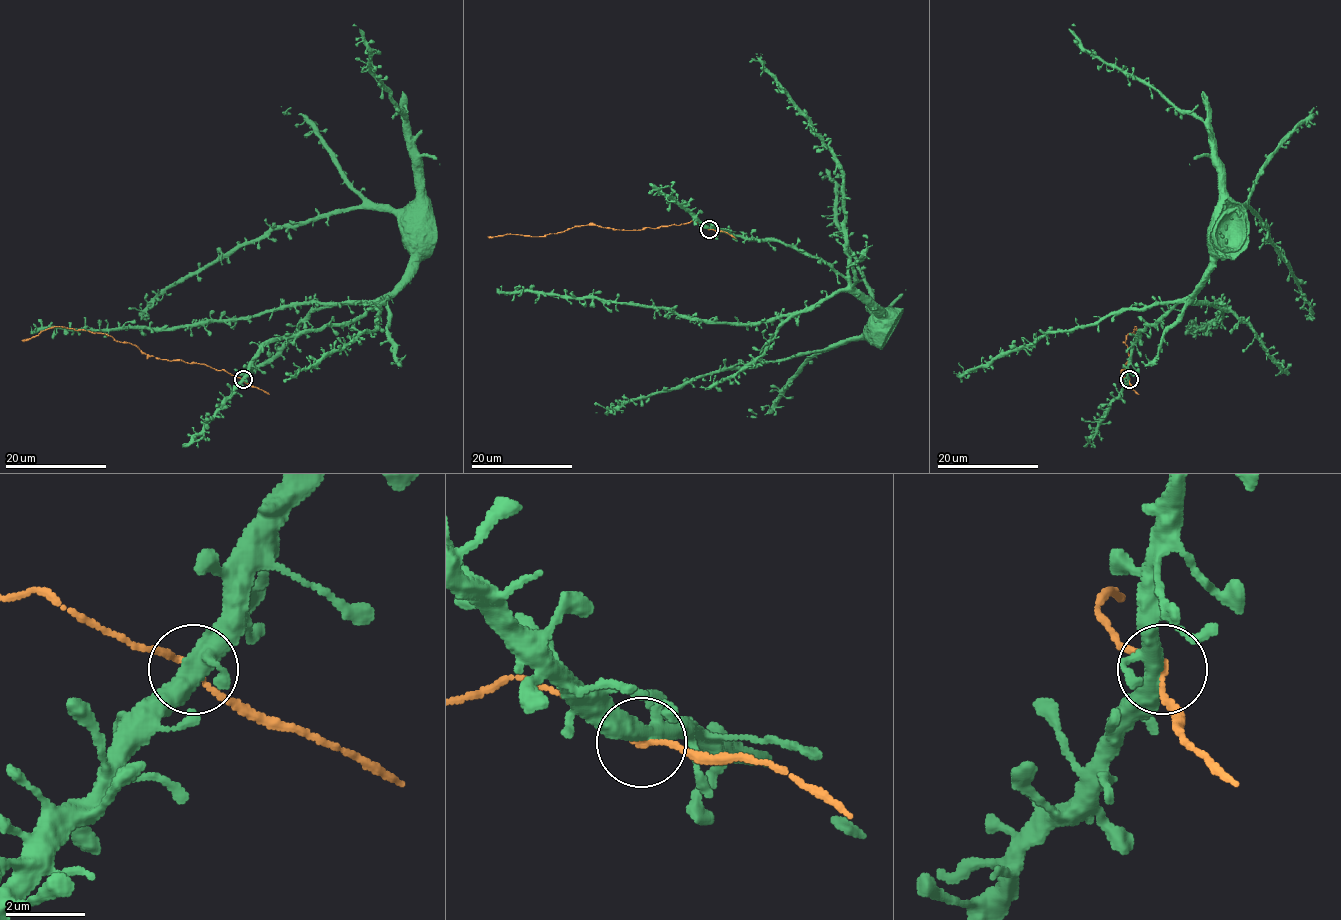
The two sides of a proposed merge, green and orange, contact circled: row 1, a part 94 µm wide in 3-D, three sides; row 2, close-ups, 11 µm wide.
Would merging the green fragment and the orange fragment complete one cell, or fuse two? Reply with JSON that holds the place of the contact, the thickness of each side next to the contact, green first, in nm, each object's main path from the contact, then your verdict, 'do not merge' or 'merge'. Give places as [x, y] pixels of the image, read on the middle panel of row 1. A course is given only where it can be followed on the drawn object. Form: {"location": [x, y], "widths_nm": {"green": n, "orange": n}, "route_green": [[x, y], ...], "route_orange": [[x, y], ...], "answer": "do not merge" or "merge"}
{"location": [709, 229], "widths_nm": {"green": 400, "orange": 140}, "route_green": [[708, 229], [754, 240], [783, 241], [820, 256], [875, 310], [873, 328], [880, 323], [885, 326], [886, 320]], "route_orange": [[708, 229], [690, 221], [624, 230], [582, 225], [543, 236], [508, 234], [487, 236]], "answer": "merge"}

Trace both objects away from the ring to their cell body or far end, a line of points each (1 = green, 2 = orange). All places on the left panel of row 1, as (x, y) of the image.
1: (242, 380), (265, 344), (362, 317), (395, 288), (409, 267), (407, 248), (419, 241), (420, 232)
2: (242, 380), (204, 364), (147, 356), (129, 343), (116, 342), (106, 334), (52, 326), (21, 340)

